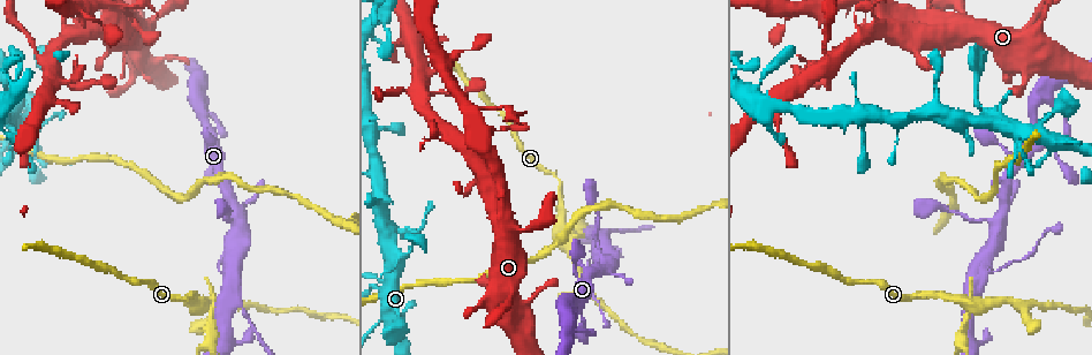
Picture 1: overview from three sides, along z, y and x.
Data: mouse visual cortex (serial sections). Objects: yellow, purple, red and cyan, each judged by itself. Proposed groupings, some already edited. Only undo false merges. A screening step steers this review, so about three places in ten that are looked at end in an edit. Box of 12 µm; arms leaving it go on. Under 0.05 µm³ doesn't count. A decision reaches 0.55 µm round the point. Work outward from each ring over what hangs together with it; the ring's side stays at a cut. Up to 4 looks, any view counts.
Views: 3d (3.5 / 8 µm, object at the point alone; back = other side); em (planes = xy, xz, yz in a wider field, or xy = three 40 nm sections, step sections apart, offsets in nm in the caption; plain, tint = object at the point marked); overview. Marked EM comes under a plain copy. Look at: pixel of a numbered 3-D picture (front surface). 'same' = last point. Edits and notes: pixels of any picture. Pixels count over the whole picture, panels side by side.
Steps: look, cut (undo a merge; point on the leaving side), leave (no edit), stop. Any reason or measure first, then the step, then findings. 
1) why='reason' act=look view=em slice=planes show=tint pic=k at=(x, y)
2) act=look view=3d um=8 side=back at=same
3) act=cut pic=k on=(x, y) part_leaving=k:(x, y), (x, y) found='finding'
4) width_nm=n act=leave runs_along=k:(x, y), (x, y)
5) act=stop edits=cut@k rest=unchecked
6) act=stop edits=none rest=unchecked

why='thin neck' act=look view=3d um=8 pic=1 at=(1017, 157)

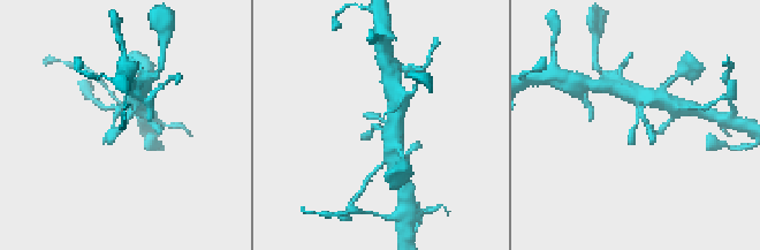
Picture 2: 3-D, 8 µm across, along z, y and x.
act=look view=3d um=3.5 pic=2 at=(379, 120)

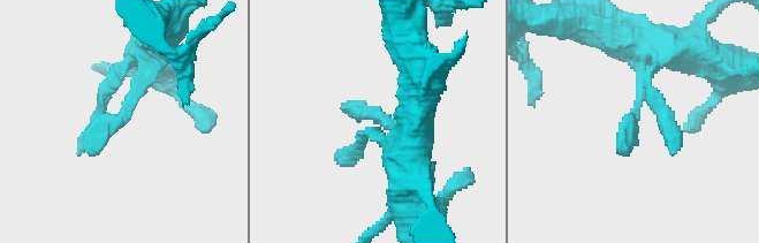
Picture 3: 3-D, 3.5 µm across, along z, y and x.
act=leave runs_along=3:(157, 42), (153, 70), (85, 151) found='all the same cell'

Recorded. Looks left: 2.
why='a narrow waist' act=look view=3d um=3.5 pic=1 at=(570, 239)

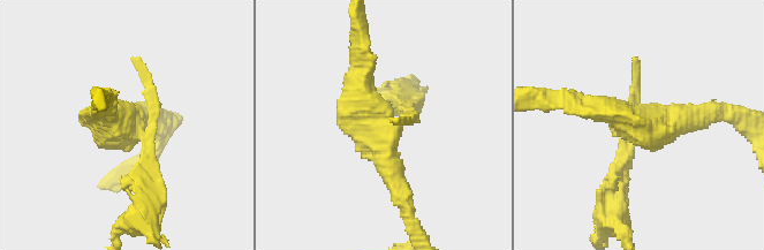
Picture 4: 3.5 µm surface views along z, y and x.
why='now the EM' act=look view=em slice=xy step=5 show=tint pic=4 at=(381, 129)

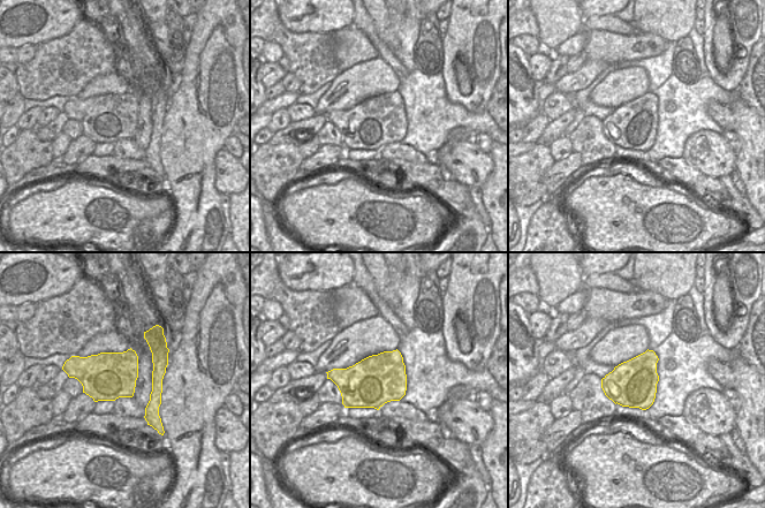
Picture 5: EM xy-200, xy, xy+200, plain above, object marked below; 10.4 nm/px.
act=cut pic=4 on=(149, 93) part_leaving=4:(146, 143), (146, 214), (114, 239) found='two cells meet here'

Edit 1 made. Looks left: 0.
act=stop edits=cut@4 rest=unchecked

